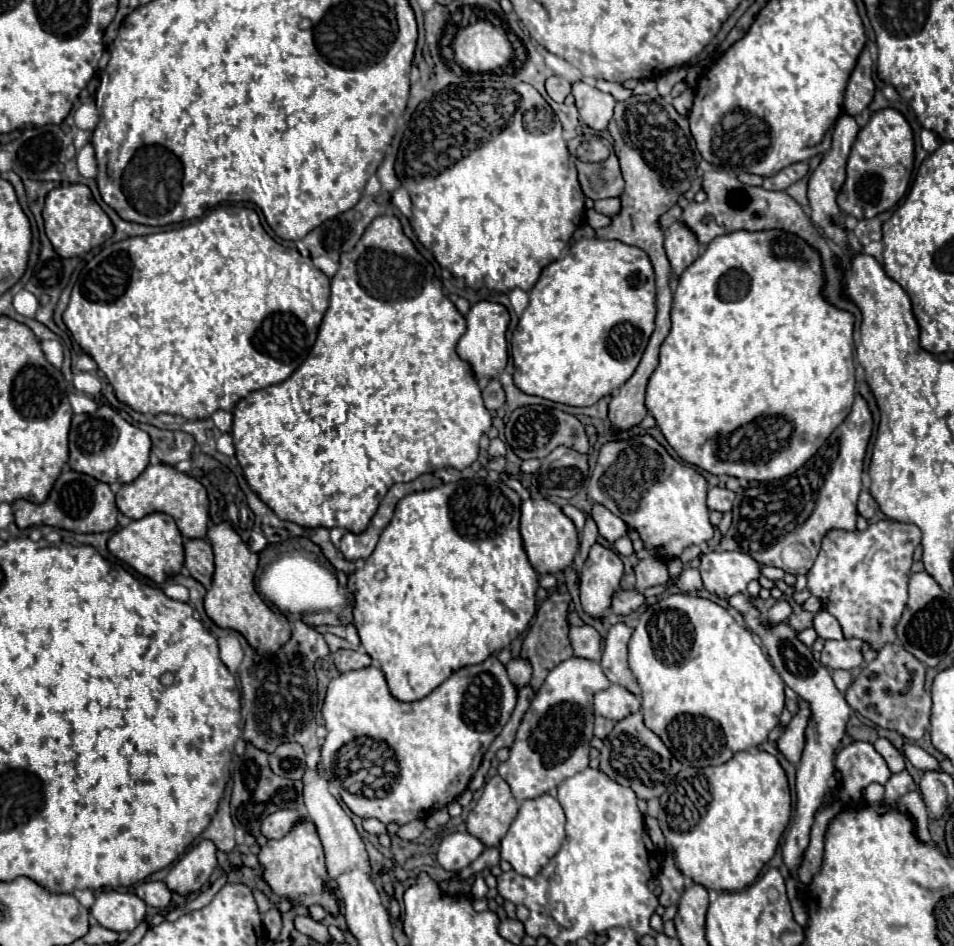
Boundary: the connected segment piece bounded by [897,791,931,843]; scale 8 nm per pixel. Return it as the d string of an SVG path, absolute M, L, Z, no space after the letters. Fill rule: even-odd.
M911 791L911 793L903 795L901 799L897 799L897 807L899 807L899 811L903 811L903 813L907 813L907 815L913 817L917 837L923 843L931 841L929 829L927 829L927 805L923 805L921 793L919 791Z

